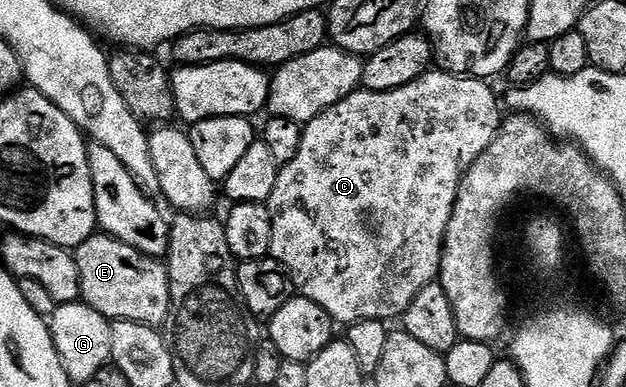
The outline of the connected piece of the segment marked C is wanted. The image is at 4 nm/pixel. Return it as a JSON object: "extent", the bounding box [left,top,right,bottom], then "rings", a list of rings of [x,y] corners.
{"extent":[266,70,502,326],"rings":[[[429,70],[398,90],[351,92],[342,102],[330,106],[330,110],[318,114],[318,118],[303,125],[302,147],[298,149],[298,154],[292,161],[281,167],[278,182],[274,182],[274,194],[266,201],[268,209],[272,211],[274,226],[270,256],[284,267],[284,271],[292,280],[293,289],[310,302],[317,303],[337,325],[347,326],[363,320],[392,322],[395,316],[396,319],[403,317],[405,310],[410,306],[410,302],[414,302],[418,293],[439,277],[444,239],[458,198],[460,179],[500,133],[502,104],[488,84],[491,83],[480,78],[455,76],[453,72],[443,70]]]}

